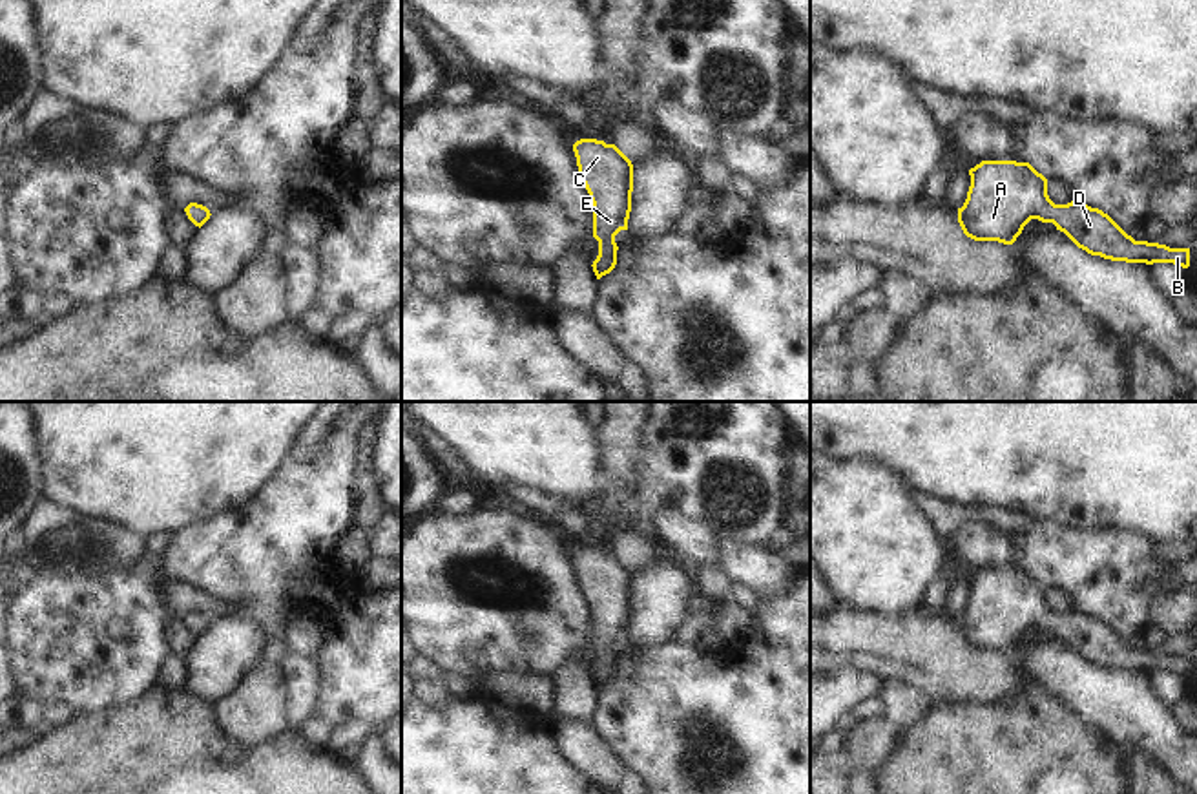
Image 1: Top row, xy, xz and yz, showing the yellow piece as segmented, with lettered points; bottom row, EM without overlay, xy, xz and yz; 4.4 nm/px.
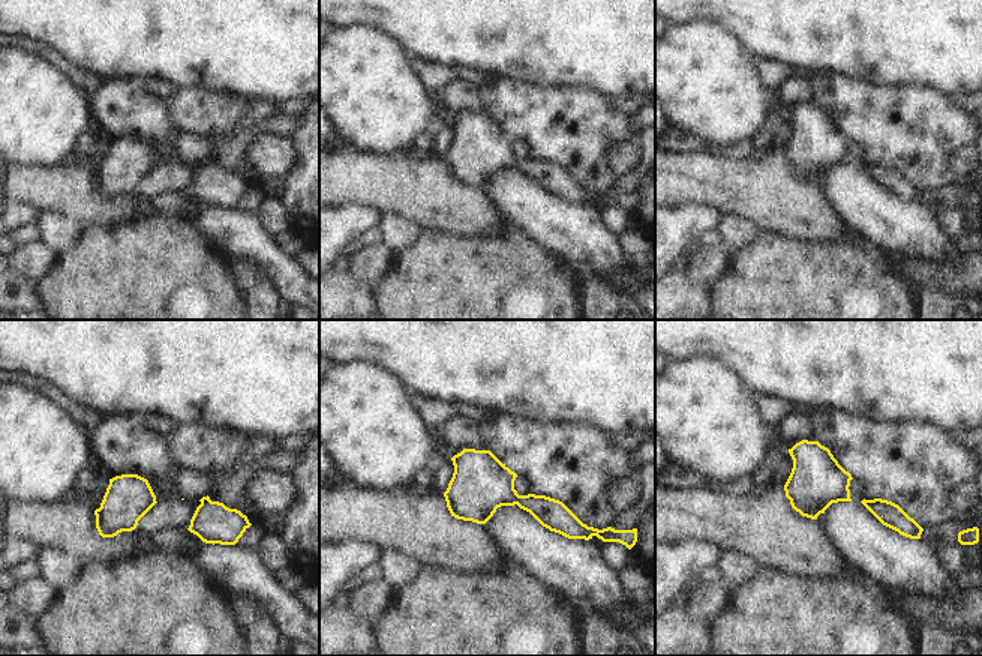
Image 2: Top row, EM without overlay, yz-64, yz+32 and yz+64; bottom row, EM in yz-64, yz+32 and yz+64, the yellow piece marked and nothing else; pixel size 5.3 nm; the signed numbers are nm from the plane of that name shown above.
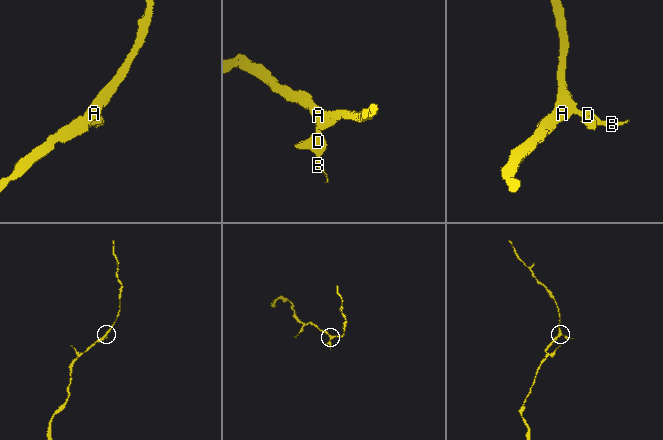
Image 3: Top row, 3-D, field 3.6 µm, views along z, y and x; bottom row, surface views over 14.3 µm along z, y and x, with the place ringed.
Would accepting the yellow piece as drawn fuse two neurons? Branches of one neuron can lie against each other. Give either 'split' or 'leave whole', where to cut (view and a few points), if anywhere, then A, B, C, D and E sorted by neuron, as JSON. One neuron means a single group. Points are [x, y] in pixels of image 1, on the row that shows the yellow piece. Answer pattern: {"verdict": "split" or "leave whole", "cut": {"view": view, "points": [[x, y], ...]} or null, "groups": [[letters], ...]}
{"verdict": "leave whole", "cut": null, "groups": [["A", "B", "C", "D", "E"]]}

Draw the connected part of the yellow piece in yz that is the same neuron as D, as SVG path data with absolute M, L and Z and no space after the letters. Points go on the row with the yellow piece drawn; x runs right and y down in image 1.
M982 161L969 170L967 199L958 208L963 234L974 241L1013 245L1031 219L1053 223L1091 256L1126 263L1190 266L1190 248L1135 241L1108 214L1071 201L1055 204L1047 179L1029 162Z

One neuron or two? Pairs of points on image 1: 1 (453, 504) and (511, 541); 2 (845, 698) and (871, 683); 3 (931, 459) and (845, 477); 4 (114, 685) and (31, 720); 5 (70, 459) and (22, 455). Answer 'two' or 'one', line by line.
1: two
2: one
3: two
4: two
5: two

